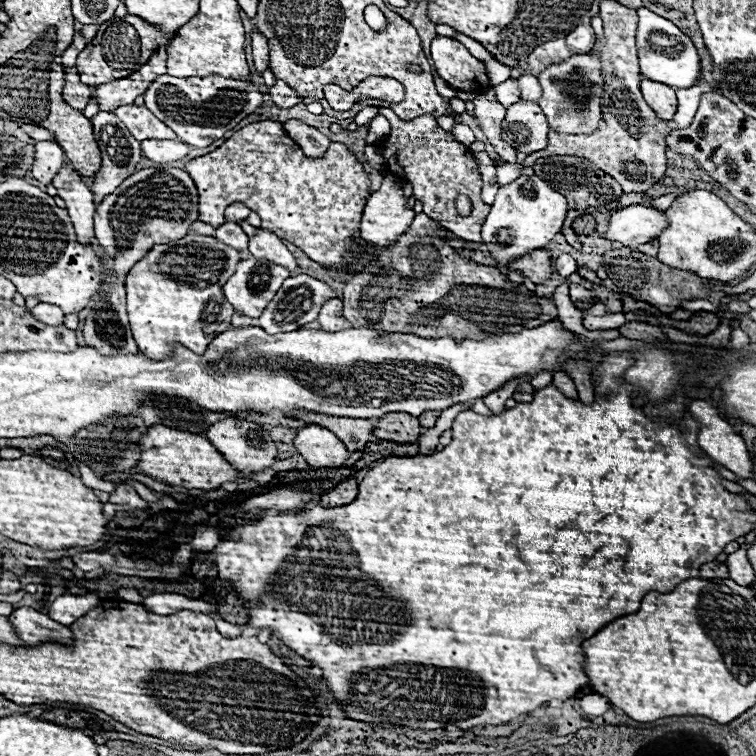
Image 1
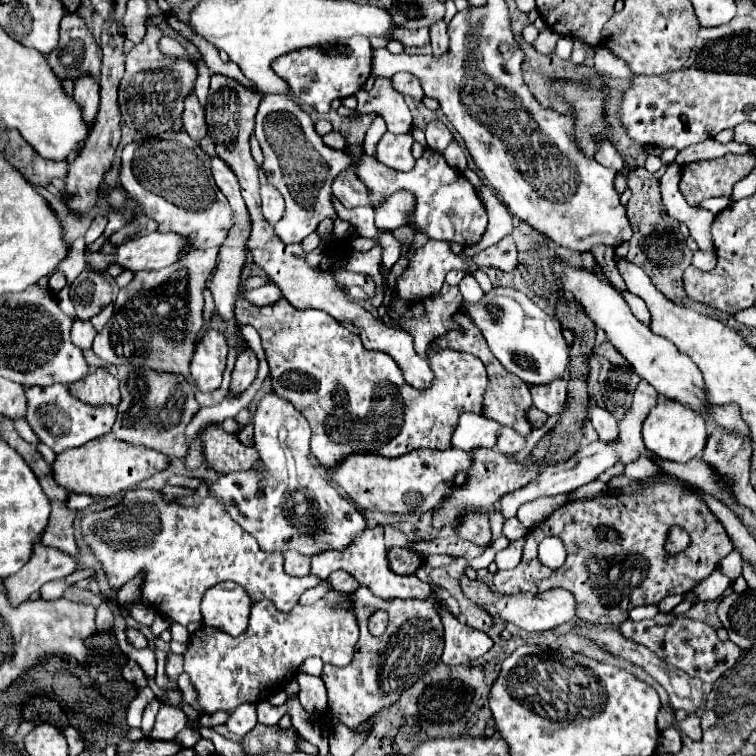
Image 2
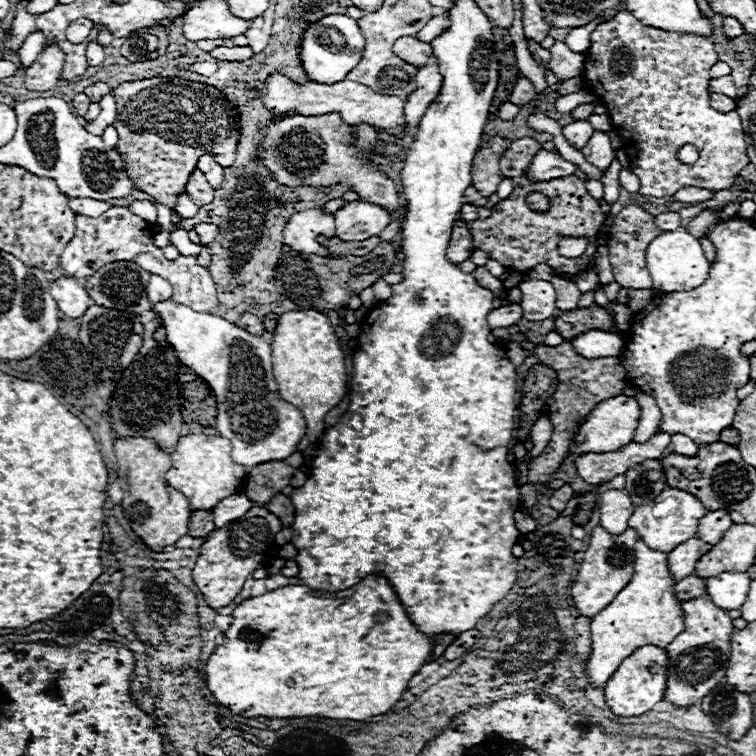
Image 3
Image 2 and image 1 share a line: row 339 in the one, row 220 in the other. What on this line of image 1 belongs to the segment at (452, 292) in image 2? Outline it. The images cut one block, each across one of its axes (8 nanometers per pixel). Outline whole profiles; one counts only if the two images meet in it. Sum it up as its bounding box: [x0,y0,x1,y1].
[344,212,558,340]

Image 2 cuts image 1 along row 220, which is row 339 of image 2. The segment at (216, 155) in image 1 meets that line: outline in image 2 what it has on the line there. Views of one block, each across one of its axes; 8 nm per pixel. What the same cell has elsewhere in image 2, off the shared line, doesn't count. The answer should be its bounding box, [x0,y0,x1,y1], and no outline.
[192,298,488,468]

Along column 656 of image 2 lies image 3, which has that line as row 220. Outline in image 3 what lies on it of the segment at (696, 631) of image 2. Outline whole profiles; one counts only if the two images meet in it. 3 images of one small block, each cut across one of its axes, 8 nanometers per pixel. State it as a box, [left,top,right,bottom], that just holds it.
[608,206,662,288]

